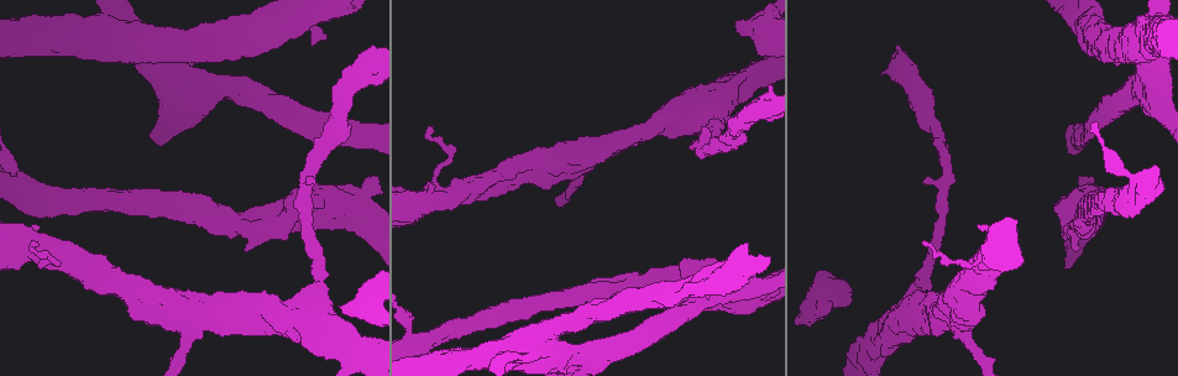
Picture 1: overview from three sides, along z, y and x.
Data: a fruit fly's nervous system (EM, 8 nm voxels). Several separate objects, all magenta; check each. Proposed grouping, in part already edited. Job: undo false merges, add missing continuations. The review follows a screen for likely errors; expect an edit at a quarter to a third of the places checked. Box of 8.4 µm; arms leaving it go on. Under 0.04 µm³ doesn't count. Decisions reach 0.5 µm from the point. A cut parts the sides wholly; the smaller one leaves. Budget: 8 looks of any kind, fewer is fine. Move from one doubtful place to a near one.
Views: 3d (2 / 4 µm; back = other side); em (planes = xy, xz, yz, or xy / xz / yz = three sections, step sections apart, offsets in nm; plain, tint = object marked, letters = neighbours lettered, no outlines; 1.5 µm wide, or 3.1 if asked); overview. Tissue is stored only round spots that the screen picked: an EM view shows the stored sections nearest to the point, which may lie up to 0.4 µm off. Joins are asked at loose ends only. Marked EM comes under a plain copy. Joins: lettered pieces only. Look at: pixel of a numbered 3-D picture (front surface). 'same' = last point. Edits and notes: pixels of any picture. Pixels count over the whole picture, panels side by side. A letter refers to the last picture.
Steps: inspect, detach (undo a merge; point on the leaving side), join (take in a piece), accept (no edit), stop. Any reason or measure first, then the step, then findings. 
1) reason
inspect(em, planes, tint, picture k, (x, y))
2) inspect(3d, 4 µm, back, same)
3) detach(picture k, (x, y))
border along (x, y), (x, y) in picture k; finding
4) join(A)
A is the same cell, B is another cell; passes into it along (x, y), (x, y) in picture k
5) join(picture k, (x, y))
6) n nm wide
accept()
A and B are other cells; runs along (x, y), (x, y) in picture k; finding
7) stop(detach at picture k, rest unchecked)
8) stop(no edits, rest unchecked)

stops while still wide
inspect(em, planes, letters, picture 1, (714, 259))

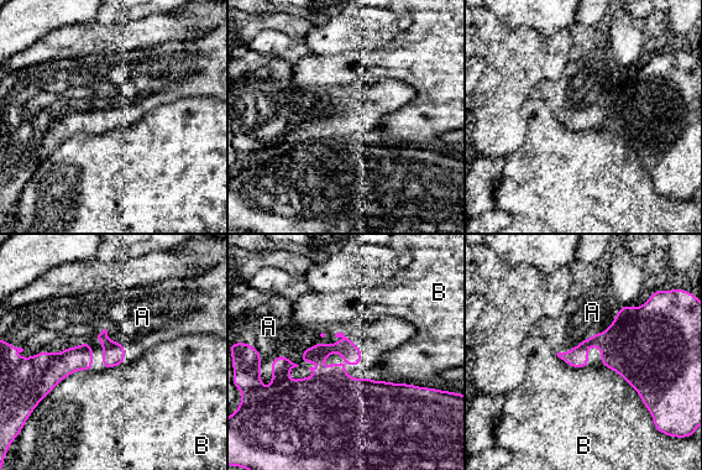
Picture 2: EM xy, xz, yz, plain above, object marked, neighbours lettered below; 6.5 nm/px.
accept()
A and B are other cells; border along (299, 354), (367, 376) in picture 2; none of them fits

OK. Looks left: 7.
inspect(em, xz, step 8, letters, picture 1, (918, 281))

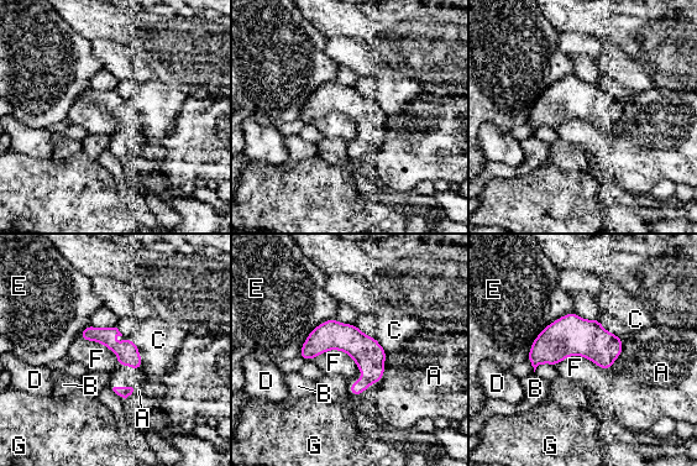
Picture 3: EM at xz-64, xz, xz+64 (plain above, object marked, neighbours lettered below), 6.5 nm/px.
150 nm wide
accept()
A, B, C, D, E, F and G are other cells; border along (312, 359), (341, 350), (357, 370) in picture 3; one neuron here

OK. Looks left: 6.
thick end
inspect(em, planes, letters, picture 1, (819, 306))

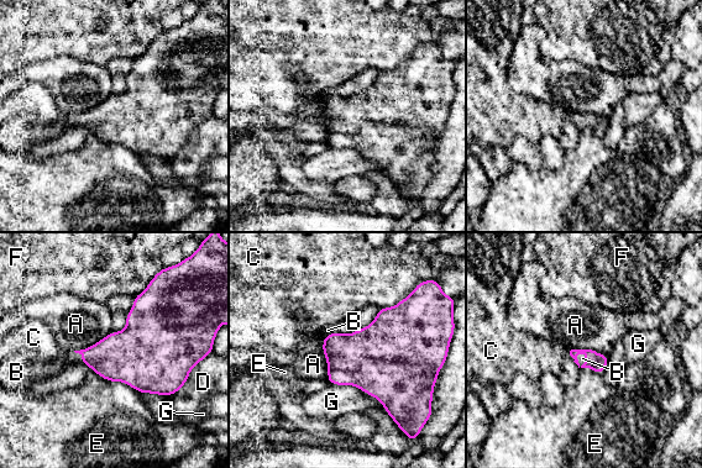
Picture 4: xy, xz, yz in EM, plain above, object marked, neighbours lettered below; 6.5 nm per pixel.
420 nm wide
join(B)
B is the same cell, A, C, D, E, F and G are other cells; passes into it along (597, 362), (577, 355), (582, 358) in picture 4; the neuron continues

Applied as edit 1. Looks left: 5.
stop(join at picture 4, rest unchecked)

